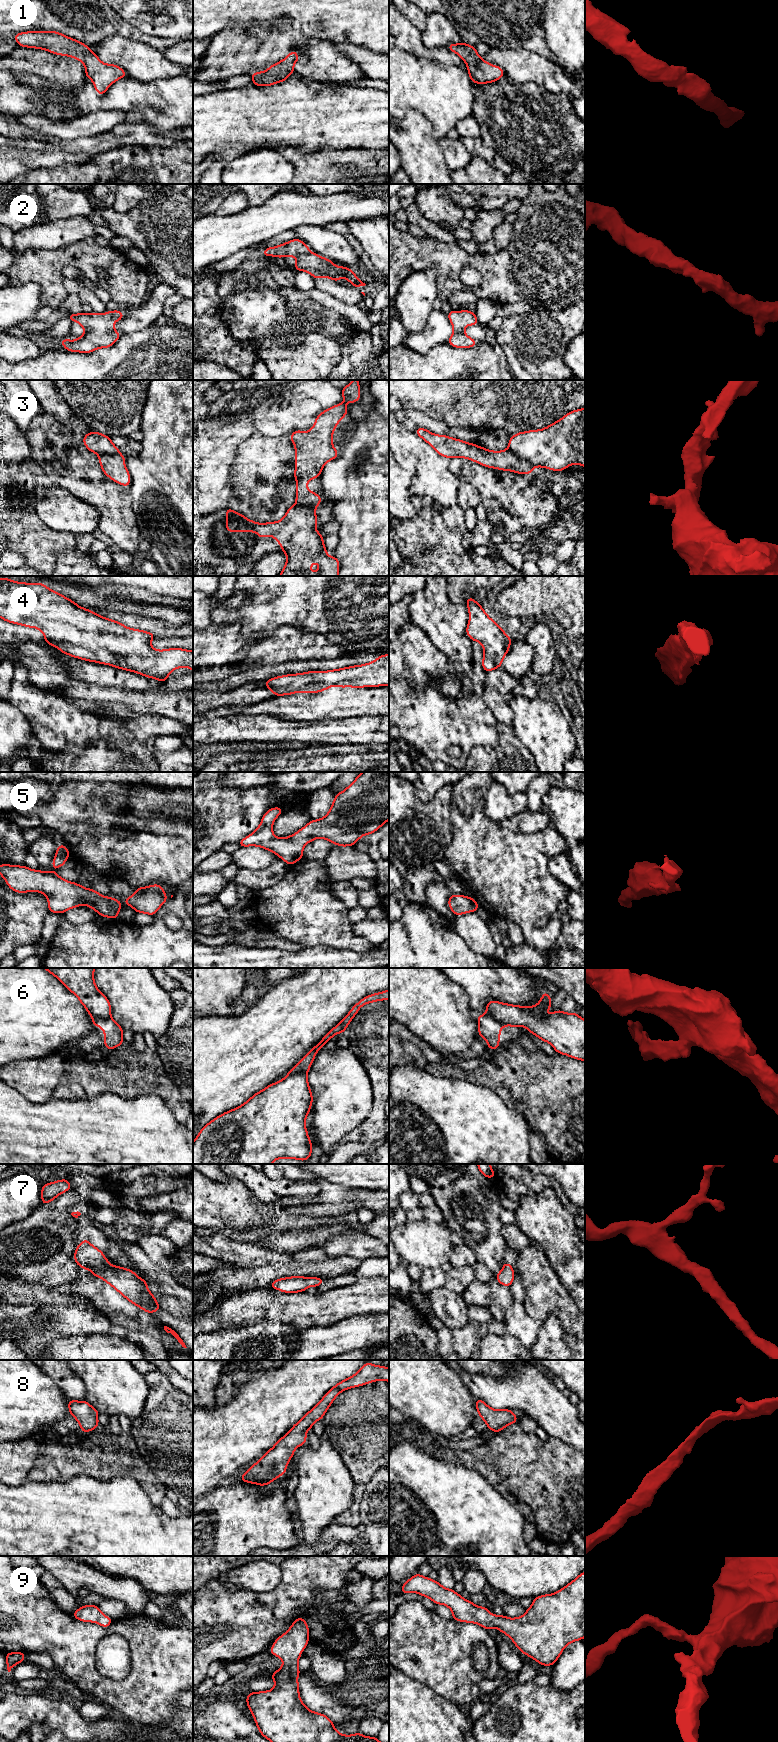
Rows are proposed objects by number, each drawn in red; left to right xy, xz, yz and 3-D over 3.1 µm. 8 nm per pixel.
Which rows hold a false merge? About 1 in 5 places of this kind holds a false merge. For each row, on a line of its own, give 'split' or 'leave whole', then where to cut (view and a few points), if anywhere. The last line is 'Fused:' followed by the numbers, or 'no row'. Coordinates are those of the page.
1: leave whole | no cut
2: leave whole | no cut
3: split | yz (508, 448), (533, 466)
4: leave whole | no cut
5: leave whole | no cut
6: split | xz (306, 1073), (290, 1072), (288, 1074)
7: leave whole | no cut
8: leave whole | no cut
9: leave whole | no cut
Fused: 3, 6

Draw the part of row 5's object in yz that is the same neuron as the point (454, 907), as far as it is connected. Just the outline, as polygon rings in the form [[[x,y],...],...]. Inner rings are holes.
[[[454,894],[449,897],[448,905],[455,916],[476,912],[479,907],[479,904],[472,897]]]

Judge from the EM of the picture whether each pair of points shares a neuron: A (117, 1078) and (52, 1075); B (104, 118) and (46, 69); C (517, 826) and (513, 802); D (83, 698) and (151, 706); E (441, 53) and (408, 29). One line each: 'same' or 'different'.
A: different
B: different
C: different
D: same
E: same

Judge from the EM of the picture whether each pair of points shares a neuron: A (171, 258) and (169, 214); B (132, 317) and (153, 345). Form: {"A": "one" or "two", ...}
{"A": "one", "B": "two"}

